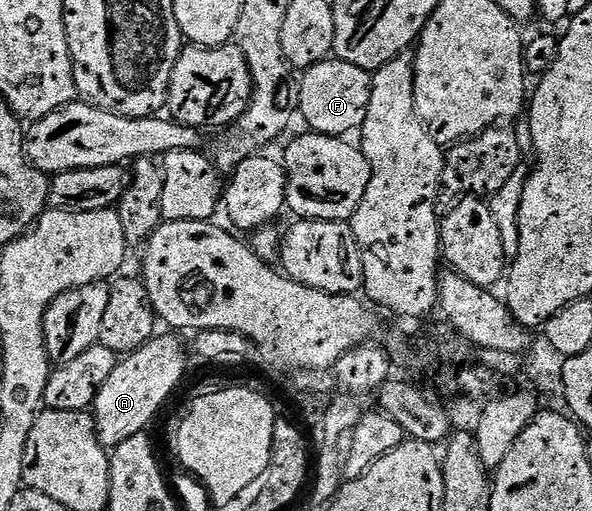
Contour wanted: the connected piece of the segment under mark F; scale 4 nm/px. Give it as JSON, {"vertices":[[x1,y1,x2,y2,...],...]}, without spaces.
{"vertices":[[336,57,325,58,316,63,301,75,297,83,298,114,307,122,309,129,316,134,327,134,333,138,350,136,350,133,361,131,364,120,368,116,368,104,372,100,372,74,364,68,356,68,356,64,348,64]]}

